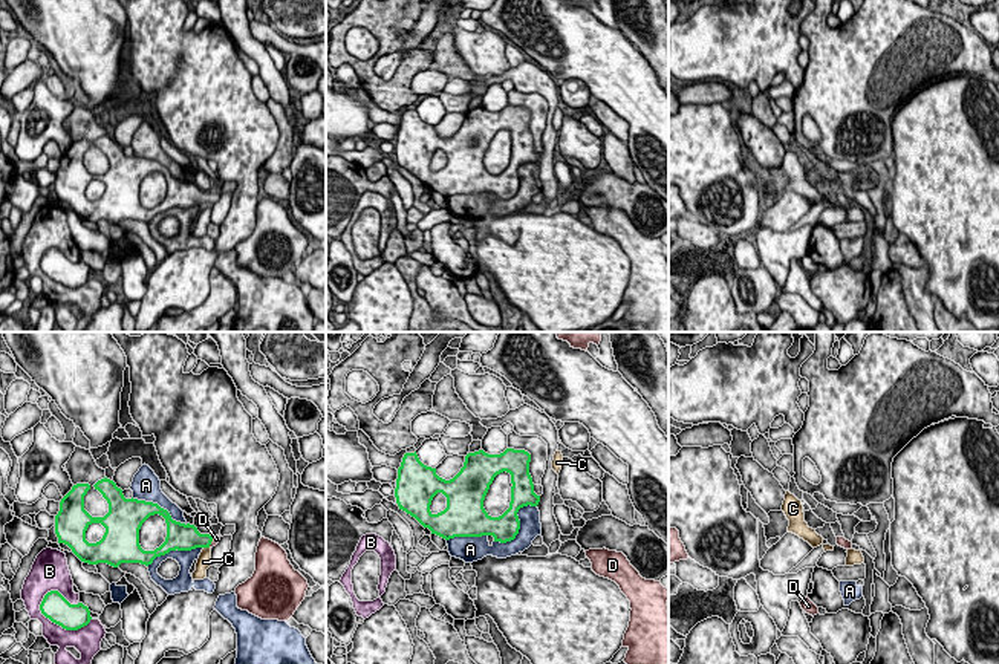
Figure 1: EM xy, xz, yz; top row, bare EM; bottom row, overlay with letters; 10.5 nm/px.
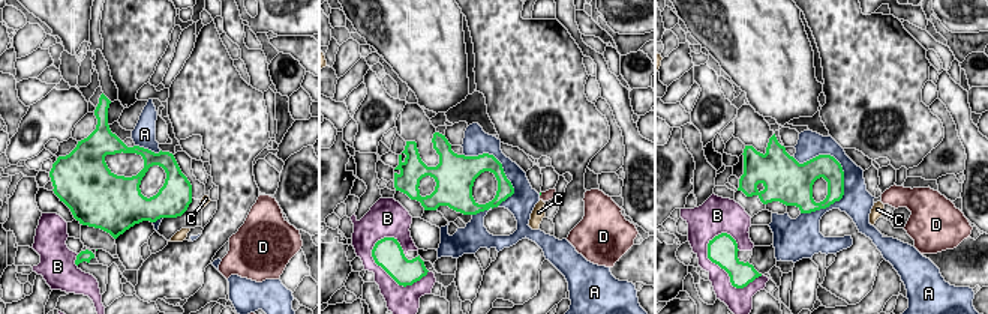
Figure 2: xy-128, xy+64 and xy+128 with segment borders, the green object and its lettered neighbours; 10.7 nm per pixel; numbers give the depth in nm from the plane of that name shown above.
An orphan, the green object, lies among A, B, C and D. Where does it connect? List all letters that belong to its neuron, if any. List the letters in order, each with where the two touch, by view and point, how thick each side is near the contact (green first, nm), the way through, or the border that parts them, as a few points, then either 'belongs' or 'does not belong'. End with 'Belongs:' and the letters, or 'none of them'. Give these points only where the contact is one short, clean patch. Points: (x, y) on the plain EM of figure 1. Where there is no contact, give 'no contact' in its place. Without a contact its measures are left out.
A: meets green in xz at (519, 182); 280 nm thick on the green side, 220 nm on the other; does not belong
B: meets green in xy at (63, 285); 280 nm thick on the green side, 240 nm on the other; does not belong
C: meets green in xy at (207, 204); 280 nm thick on the green side, 160 nm on the other; border along xy (204, 204), (208, 205); does not belong
D: meets green in xy at (211, 198); 240 nm thick on the green side, 70 nm on the other; runs through xy (188, 195), (211, 198), (216, 196); belongs
Belongs: D

